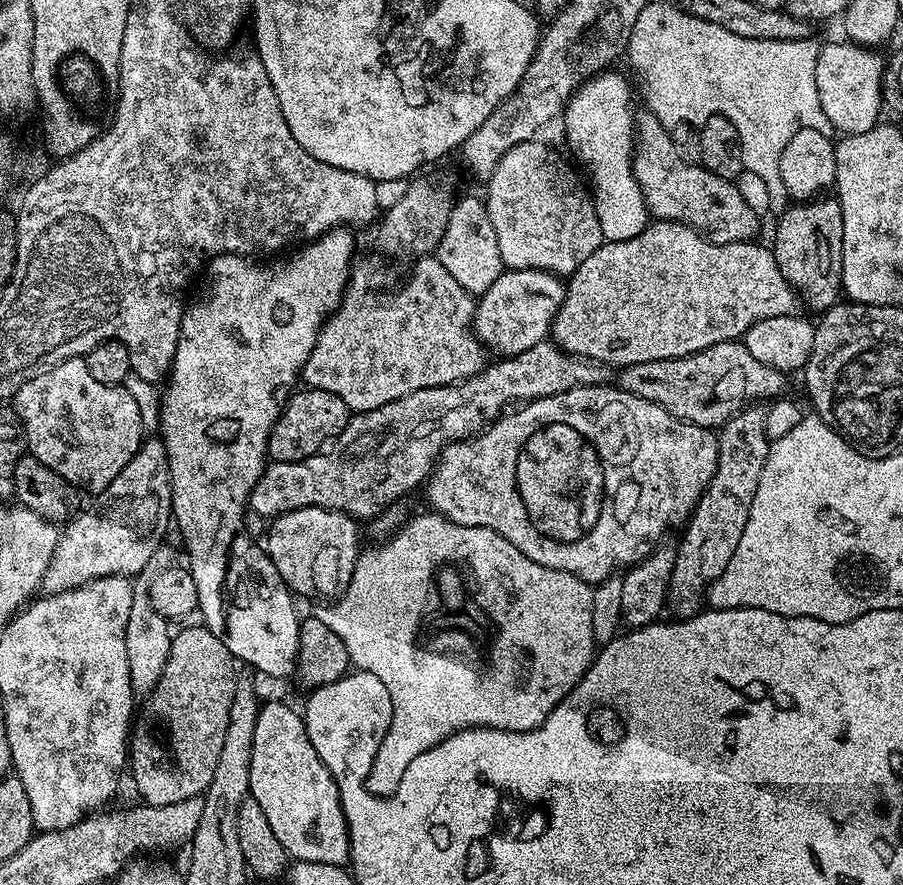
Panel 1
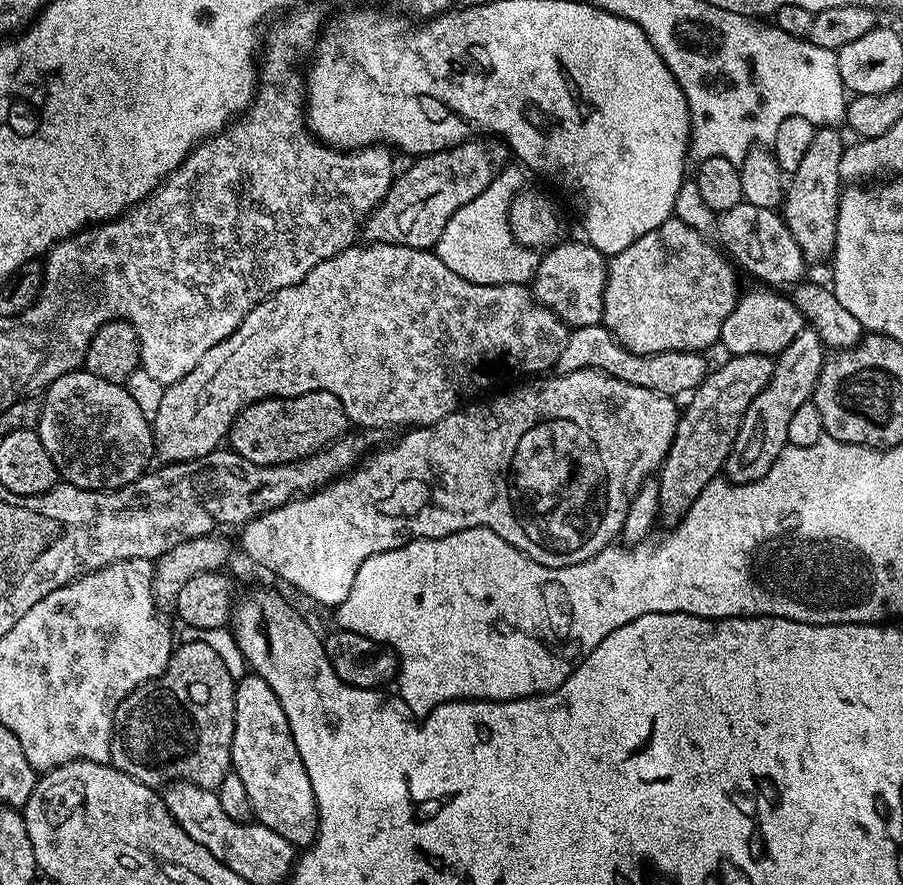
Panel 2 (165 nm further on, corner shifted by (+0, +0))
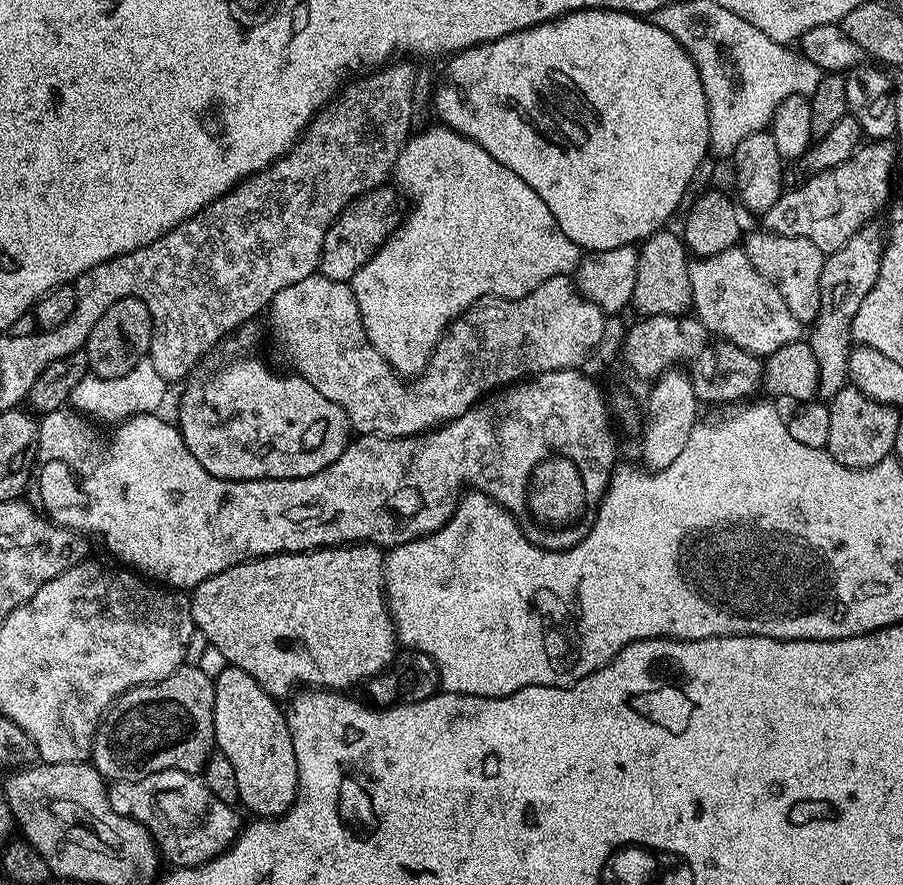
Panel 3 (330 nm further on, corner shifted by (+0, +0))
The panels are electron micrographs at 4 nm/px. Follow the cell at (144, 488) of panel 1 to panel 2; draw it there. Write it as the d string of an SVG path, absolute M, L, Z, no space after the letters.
M364 242L359 246L342 250L337 256L318 262L318 266L314 266L314 270L306 274L306 278L278 290L273 296L254 306L254 310L250 310L250 314L242 318L240 325L226 339L218 342L218 346L210 346L210 350L202 354L198 366L194 366L194 370L190 370L186 378L178 378L178 382L167 385L162 394L162 403L158 406L158 414L150 421L154 452L159 459L161 456L161 461L164 462L198 460L206 454L215 452L225 443L236 415L242 409L249 408L259 400L268 400L271 396L287 398L311 392L334 394L334 398L342 402L349 421L360 430L385 430L384 428L396 428L399 424L431 426L446 418L446 414L456 411L462 402L480 394L475 392L490 387L495 380L500 380L503 376L512 376L520 371L544 374L555 369L558 354L562 354L562 346L566 346L569 331L568 325L561 322L559 316L552 313L552 309L536 301L531 287L523 284L475 284L454 274L454 270L450 270L450 266L446 266L446 262L442 262L442 258L438 258L435 251L397 244Z

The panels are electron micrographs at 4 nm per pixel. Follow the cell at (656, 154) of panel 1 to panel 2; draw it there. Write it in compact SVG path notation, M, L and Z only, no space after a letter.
M742 202L730 210L719 213L715 235L720 236L719 243L722 245L723 251L741 269L744 267L750 275L765 280L768 283L765 285L788 284L787 286L795 286L805 279L804 255L798 248L798 242L794 242L794 234L790 234L783 215L779 211L763 209L761 206Z

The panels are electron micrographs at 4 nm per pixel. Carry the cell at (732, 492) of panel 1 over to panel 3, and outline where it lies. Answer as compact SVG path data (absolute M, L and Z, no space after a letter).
M869 222L860 228L837 252L827 253L822 266L820 279L820 305L818 318L810 326L807 333L808 345L814 350L814 358L818 358L818 396L821 401L831 401L838 390L848 383L848 355L852 352L852 319L858 314L858 306L862 306L862 298L870 294L874 282L878 278L880 256L884 253L885 233L880 232L879 223Z

